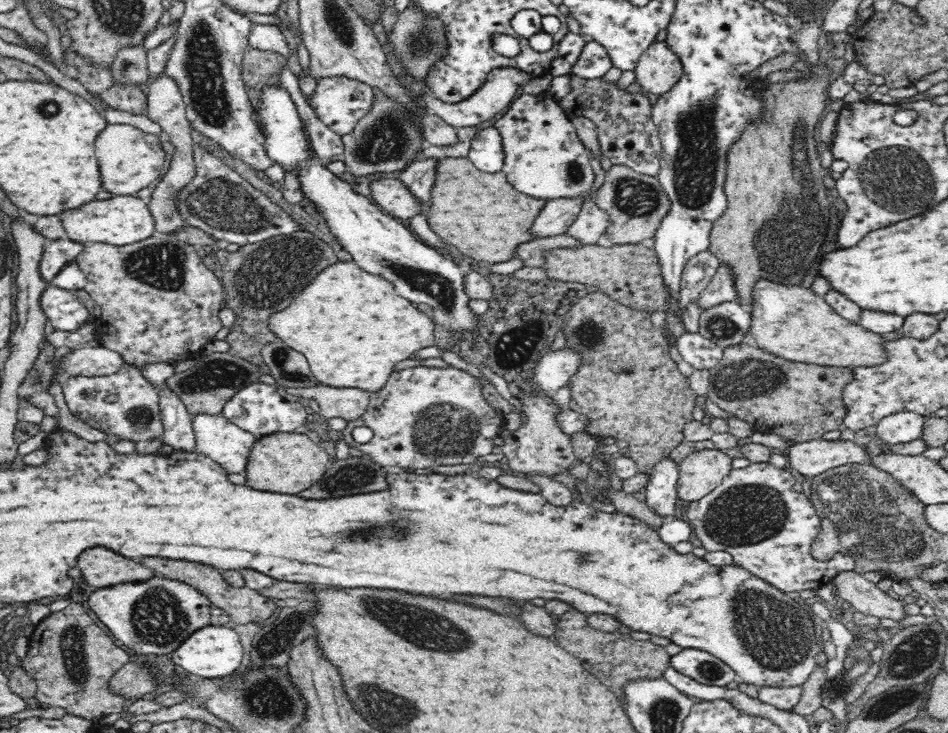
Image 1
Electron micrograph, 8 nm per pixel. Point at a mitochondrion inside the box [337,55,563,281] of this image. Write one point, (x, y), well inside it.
(386, 139)

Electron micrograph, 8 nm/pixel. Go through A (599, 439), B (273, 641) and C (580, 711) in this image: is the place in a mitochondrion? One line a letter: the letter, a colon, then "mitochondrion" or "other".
A: other
B: mitochondrion
C: other

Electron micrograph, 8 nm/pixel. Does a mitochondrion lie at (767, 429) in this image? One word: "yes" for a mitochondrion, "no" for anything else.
no

